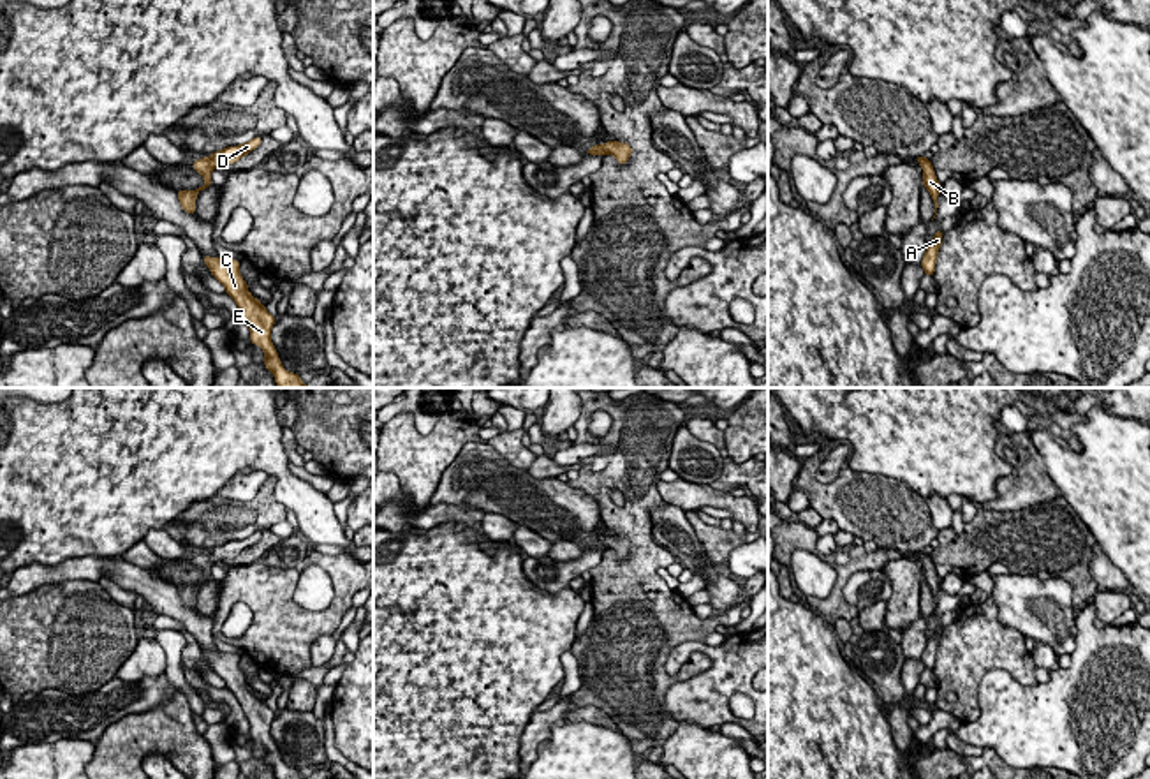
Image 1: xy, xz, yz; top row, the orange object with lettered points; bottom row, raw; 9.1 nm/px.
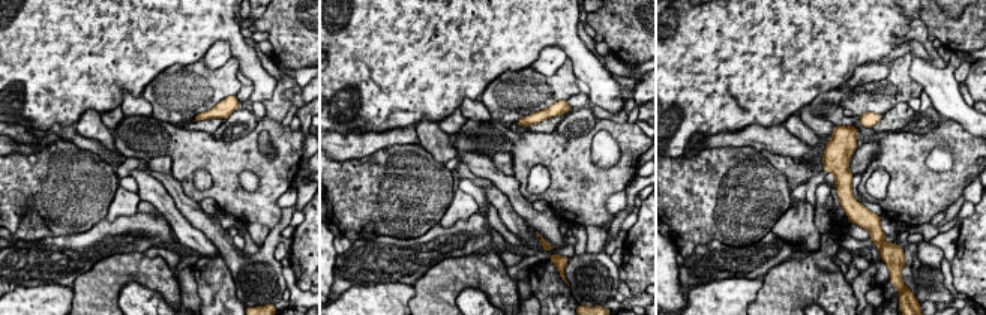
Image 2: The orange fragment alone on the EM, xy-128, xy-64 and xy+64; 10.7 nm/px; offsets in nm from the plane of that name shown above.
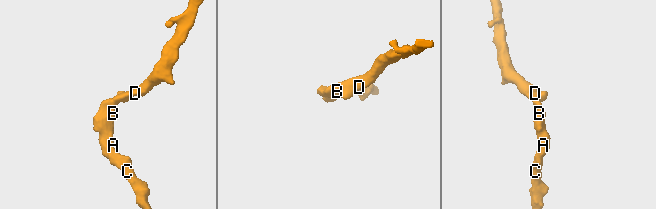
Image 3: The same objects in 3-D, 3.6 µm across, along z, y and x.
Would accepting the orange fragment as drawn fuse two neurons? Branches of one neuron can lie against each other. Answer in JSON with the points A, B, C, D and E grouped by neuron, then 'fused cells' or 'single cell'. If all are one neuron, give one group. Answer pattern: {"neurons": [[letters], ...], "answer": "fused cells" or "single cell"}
{"neurons": [["A", "B", "C", "D", "E"]], "answer": "single cell"}

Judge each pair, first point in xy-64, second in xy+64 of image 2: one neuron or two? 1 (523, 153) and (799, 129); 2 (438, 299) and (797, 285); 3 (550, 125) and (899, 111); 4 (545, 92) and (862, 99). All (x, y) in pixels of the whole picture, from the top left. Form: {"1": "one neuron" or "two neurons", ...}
{"1": "two neurons", "2": "one neuron", "3": "one neuron", "4": "one neuron"}

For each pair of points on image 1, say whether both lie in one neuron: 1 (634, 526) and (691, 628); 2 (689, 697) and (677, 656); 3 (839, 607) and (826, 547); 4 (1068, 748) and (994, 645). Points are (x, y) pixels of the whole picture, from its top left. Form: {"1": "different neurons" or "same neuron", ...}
{"1": "same neuron", "2": "same neuron", "3": "different neurons", "4": "different neurons"}

